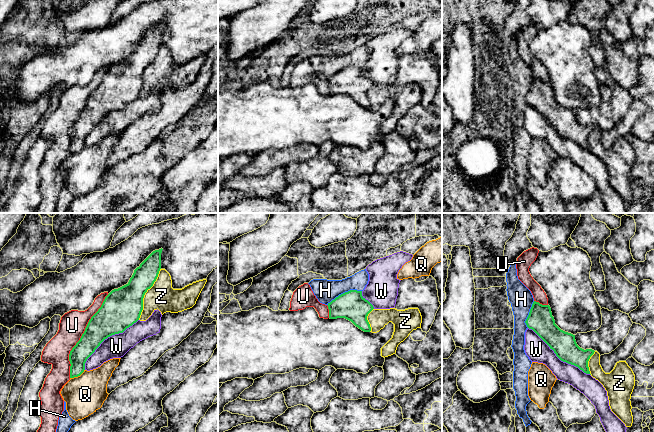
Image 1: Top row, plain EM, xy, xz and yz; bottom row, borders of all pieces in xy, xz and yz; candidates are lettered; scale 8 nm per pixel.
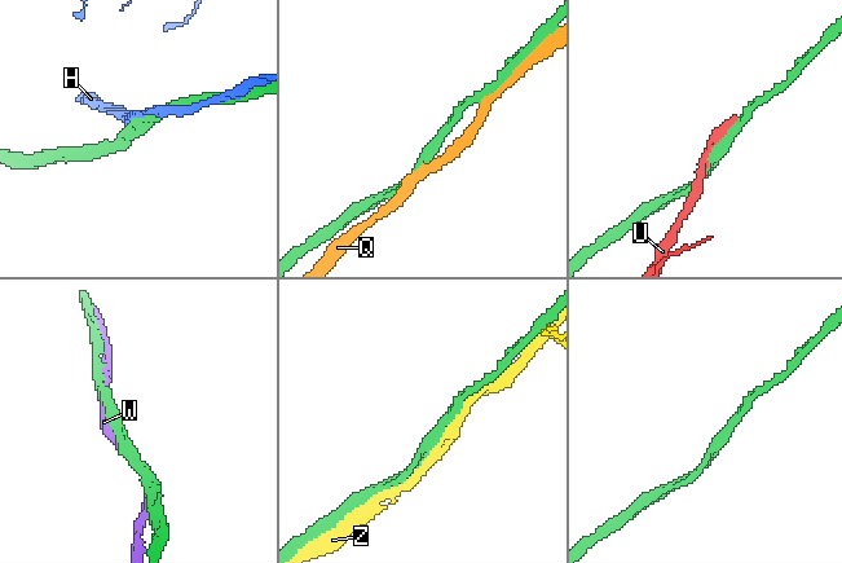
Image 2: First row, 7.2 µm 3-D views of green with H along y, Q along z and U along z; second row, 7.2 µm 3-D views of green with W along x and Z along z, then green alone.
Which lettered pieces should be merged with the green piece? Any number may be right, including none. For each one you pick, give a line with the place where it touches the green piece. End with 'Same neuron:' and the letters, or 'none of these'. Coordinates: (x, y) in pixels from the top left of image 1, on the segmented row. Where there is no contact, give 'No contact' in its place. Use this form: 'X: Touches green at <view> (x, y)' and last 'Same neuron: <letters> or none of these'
Same neuron: none of these

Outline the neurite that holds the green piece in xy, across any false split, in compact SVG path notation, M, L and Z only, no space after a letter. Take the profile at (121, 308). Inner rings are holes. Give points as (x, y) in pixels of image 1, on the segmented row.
M162 248L153 251L134 270L129 282L112 290L89 320L80 340L69 354L70 378L80 376L87 359L108 337L123 333L136 323L143 310L143 298L161 269Z

